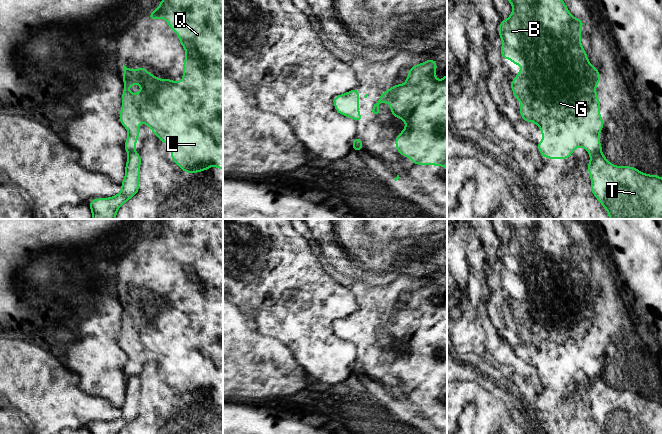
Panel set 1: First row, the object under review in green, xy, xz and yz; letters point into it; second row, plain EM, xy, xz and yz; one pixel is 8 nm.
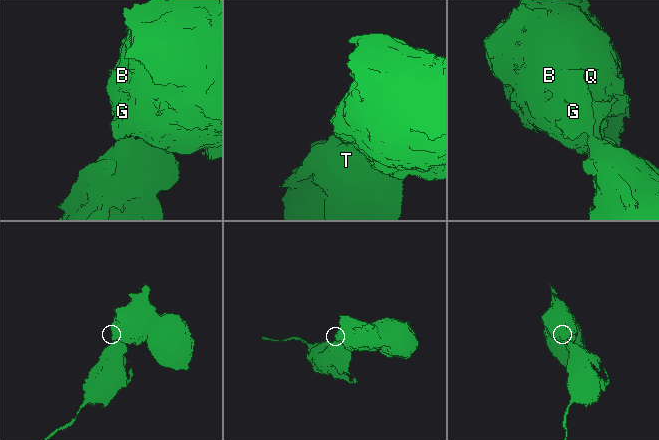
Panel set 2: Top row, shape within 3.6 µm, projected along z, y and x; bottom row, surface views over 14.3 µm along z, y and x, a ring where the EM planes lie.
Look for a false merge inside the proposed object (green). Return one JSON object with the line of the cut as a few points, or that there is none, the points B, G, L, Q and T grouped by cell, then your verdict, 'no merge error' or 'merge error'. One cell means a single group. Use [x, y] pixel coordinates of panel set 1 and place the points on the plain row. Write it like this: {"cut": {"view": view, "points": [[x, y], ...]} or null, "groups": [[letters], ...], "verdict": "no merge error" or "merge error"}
{"cut": {"view": "yz", "points": [[601, 375], [591, 378]]}, "groups": [["B", "G", "L", "Q"], ["T"]], "verdict": "merge error"}

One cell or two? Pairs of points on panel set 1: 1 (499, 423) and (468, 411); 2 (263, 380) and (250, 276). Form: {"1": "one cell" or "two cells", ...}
{"1": "two cells", "2": "two cells"}

